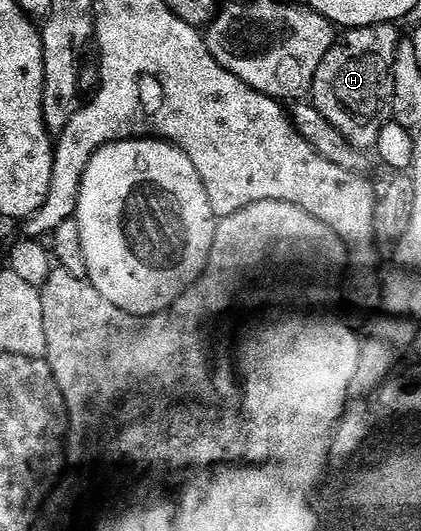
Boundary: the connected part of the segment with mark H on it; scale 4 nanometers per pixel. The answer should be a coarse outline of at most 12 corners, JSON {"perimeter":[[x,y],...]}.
{"perimeter":[[347,28],[310,84],[311,106],[354,146],[390,103],[398,36]]}

